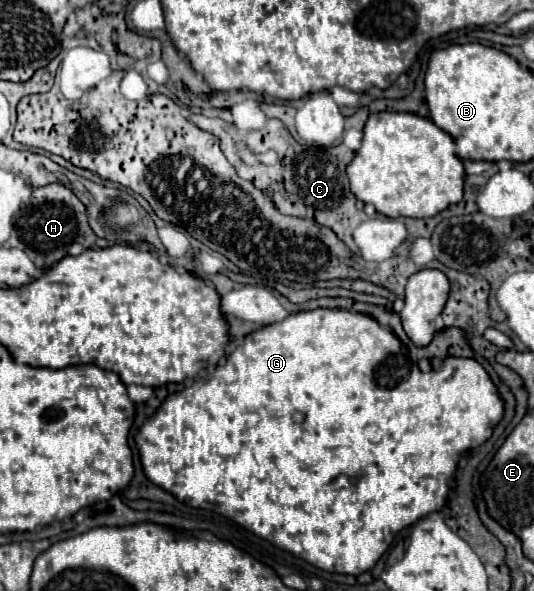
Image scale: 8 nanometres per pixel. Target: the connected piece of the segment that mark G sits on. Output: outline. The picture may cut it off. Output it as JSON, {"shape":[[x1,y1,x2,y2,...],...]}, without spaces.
{"shape":[[313,309,289,315,281,323,273,323,271,327,261,327,249,333,245,343,235,347,235,351,227,355,225,363,217,365,213,373,207,377,197,377,183,391,169,395,155,415,139,427,135,443,139,447,139,457,147,479,175,495,179,501,197,509,215,511,319,569,361,575,379,561,401,529,415,523,415,519,423,519,423,515,429,515,431,511,439,511,445,505,449,493,447,479,455,473,459,455,485,443,501,417,503,401,487,371,475,359,449,357,443,361,439,371,433,369,431,373,423,373,419,365,409,363,401,353,401,341,389,329,381,327,373,317,351,313,347,309]]}

